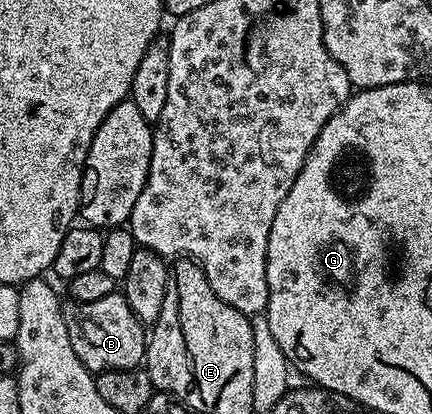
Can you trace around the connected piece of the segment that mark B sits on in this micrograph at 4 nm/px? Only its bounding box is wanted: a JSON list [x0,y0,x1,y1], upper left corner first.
[64,291,146,375]

